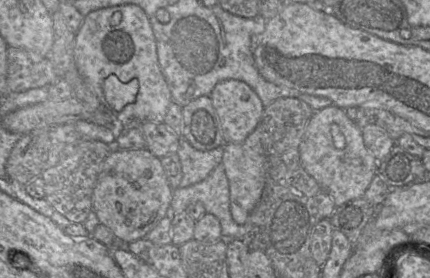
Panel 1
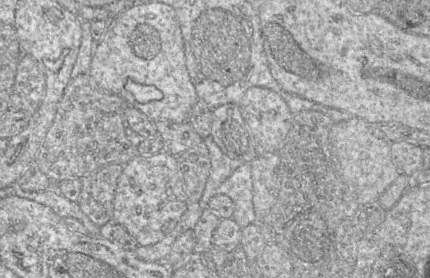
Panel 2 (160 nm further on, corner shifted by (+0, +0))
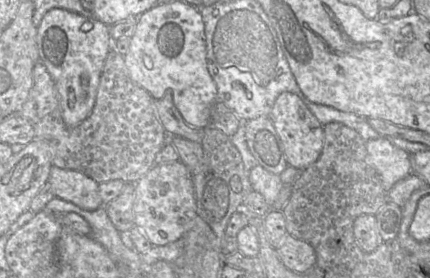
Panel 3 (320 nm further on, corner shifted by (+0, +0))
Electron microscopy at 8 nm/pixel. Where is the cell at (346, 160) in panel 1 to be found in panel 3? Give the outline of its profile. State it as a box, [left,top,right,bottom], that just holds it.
[365,138,413,191]

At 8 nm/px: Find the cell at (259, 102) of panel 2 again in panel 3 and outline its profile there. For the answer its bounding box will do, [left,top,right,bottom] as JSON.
[268,92,324,170]

